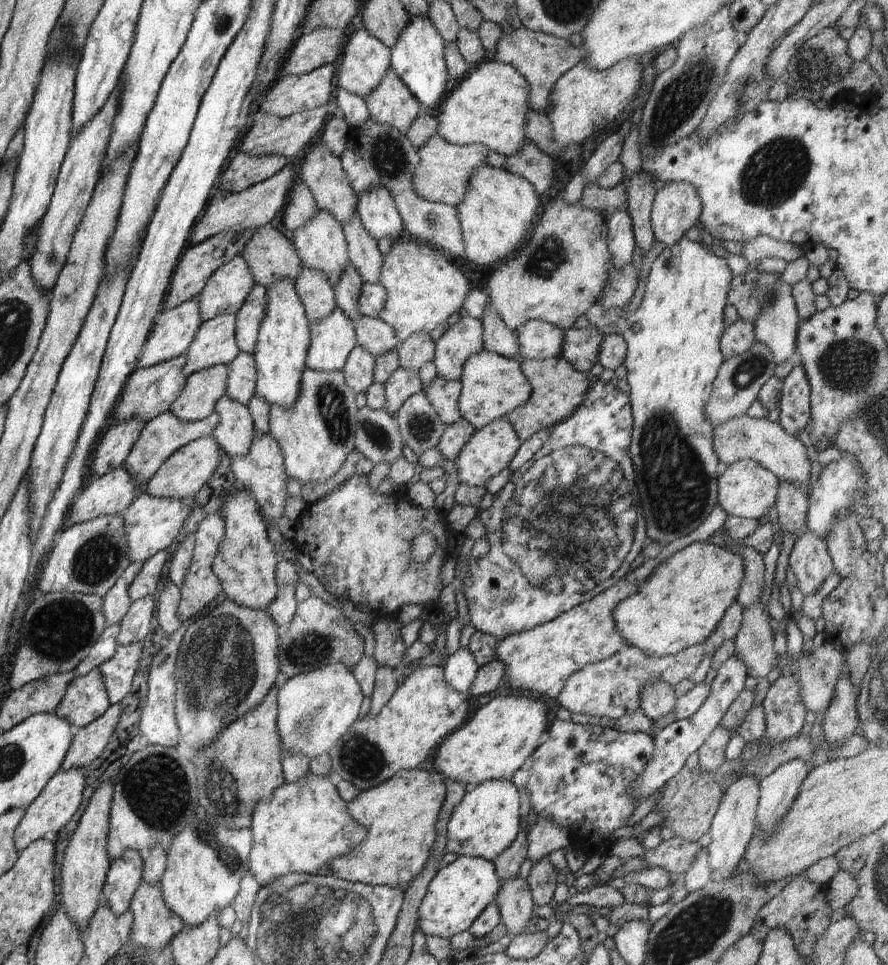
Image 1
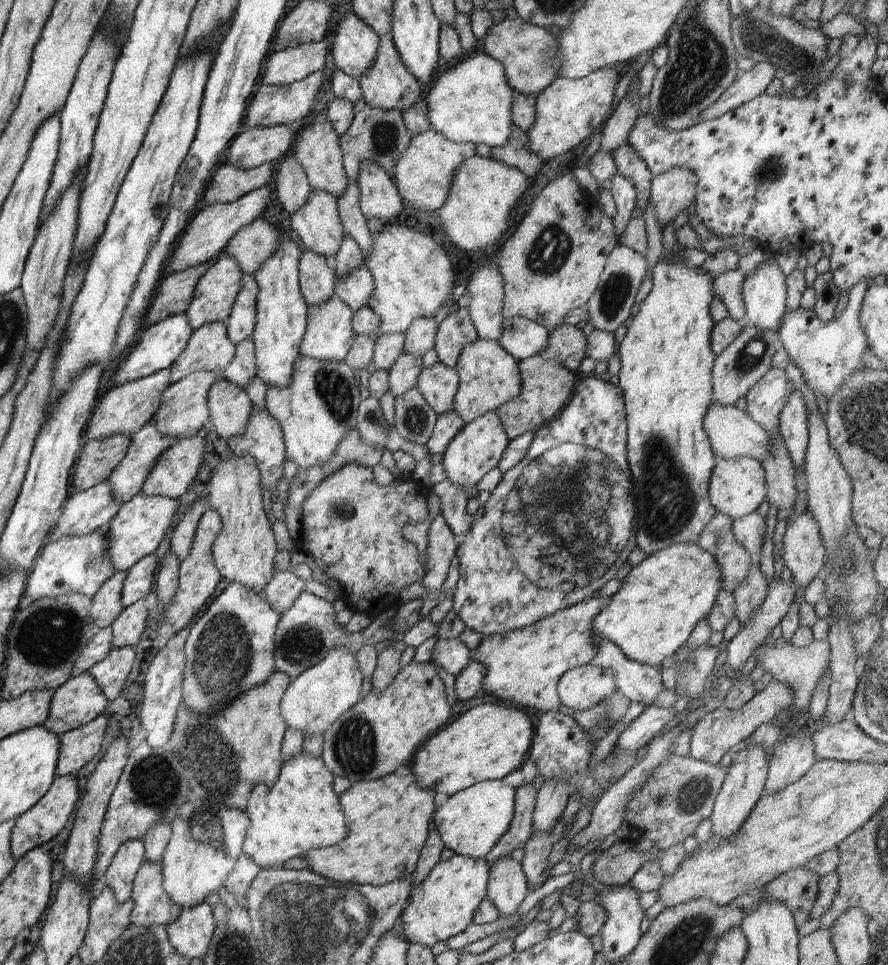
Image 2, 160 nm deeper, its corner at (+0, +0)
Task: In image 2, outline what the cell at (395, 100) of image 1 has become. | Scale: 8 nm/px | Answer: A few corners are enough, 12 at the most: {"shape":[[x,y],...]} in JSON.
{"shape":[[391,35],[359,84],[365,104],[400,114],[425,92]]}

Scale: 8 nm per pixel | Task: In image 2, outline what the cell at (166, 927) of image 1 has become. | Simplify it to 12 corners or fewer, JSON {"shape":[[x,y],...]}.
{"shape":[[160,863],[134,880],[131,925],[168,926],[181,908],[164,892]]}

